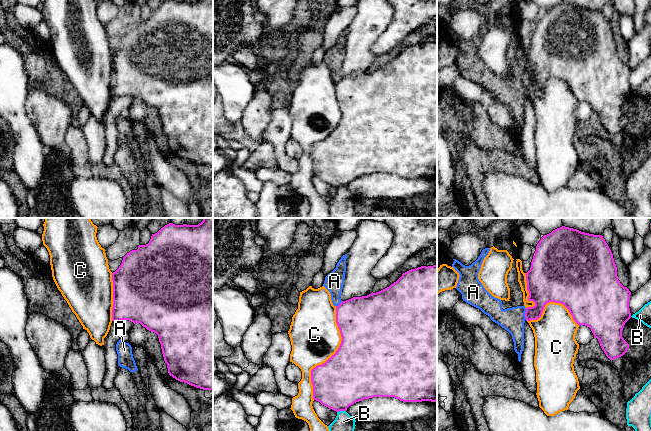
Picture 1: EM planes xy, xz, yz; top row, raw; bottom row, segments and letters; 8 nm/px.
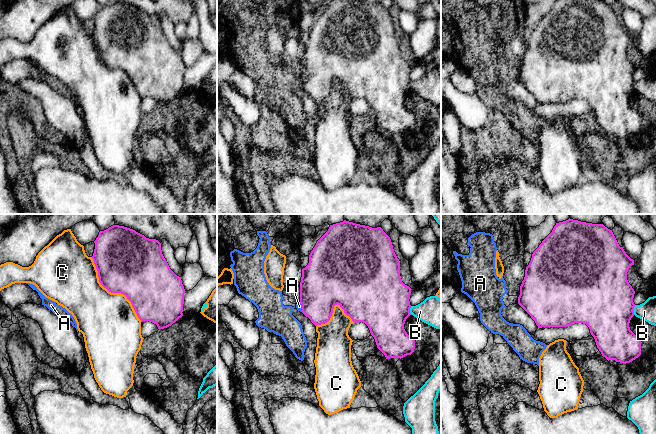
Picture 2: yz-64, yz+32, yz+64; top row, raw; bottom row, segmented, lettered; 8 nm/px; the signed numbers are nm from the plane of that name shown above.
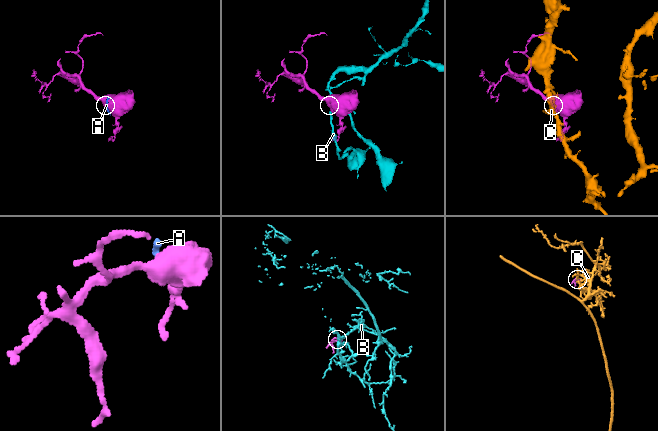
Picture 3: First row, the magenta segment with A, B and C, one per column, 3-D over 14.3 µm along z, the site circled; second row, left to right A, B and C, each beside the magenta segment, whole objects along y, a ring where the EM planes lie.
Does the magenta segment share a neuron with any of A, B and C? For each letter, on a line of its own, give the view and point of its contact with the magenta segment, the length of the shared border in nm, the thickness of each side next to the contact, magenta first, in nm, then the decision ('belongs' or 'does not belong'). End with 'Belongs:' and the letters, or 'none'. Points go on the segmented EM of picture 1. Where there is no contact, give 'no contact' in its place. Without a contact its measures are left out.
A: contact yz (525, 314); length 100 nm; calibres 240 and 190 nm; does not belong
B: contact xz (341, 410); length 70 nm; calibres 420 and 140 nm; does not belong
C: contact xz (332, 355); length 750 nm; calibres 480 and 400 nm; does not belong
Belongs: none

